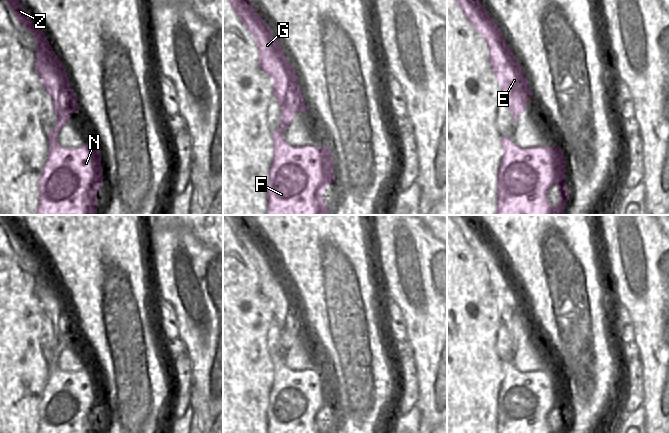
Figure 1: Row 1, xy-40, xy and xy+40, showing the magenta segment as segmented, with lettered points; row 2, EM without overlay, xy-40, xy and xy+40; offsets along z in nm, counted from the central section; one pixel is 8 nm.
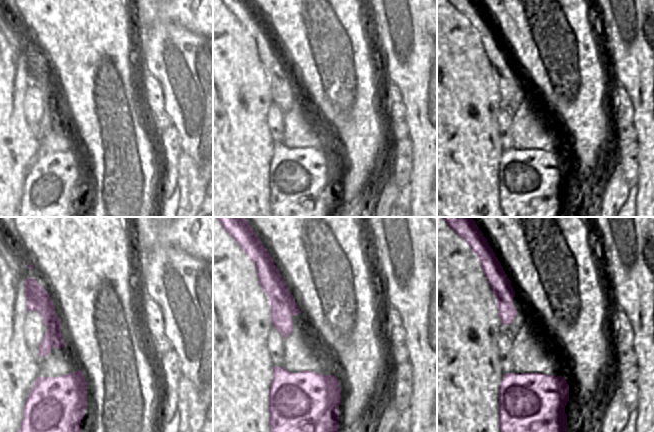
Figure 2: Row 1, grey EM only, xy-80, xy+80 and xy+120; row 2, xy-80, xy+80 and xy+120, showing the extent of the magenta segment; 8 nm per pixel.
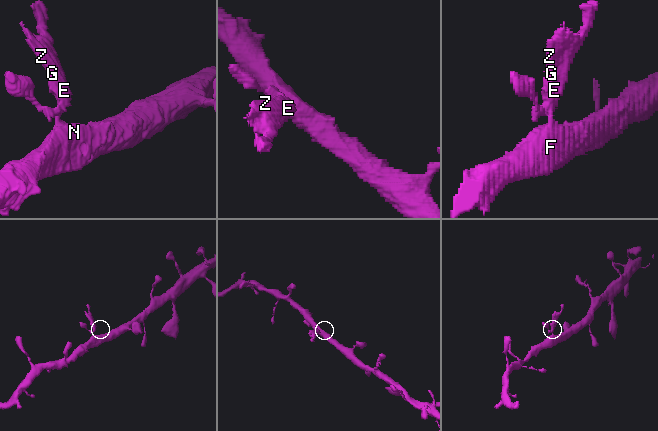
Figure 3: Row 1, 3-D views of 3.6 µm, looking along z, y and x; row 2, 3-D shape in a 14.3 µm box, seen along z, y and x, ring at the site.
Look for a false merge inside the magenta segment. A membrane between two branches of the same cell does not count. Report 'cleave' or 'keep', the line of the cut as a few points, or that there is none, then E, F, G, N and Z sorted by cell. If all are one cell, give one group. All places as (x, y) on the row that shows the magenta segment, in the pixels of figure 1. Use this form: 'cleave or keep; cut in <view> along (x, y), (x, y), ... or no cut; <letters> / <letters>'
keep; no cut; E F G N Z

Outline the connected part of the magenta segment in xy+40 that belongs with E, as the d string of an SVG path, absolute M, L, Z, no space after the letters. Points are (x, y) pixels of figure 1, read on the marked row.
M455 0L475 31L487 42L489 62L501 88L501 99L507 104L515 123L526 104L533 98L528 79L503 33L478 0Z

